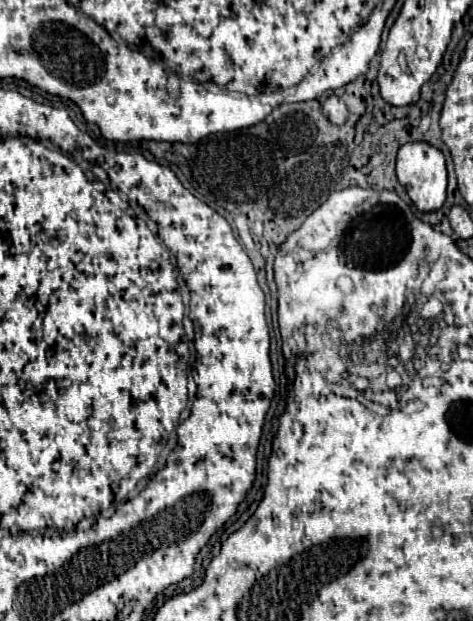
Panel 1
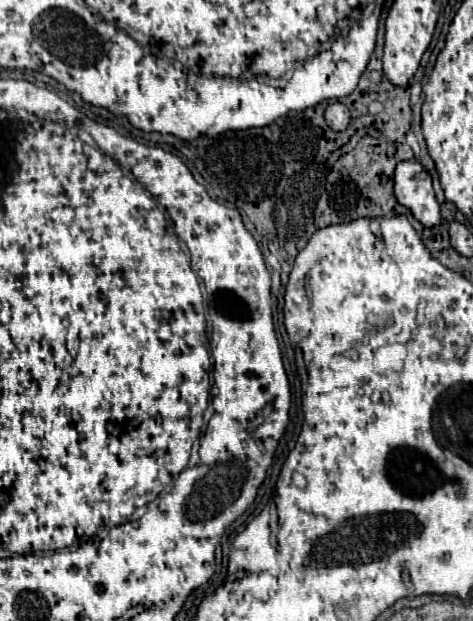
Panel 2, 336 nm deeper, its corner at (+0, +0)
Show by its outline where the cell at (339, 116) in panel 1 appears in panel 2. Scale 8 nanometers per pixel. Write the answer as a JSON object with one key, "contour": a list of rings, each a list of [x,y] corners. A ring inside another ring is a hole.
{"contour":[[[331,102],[325,110],[325,120],[327,120],[329,128],[333,128],[335,132],[341,132],[349,126],[349,120],[351,120],[349,108],[341,102]]]}

